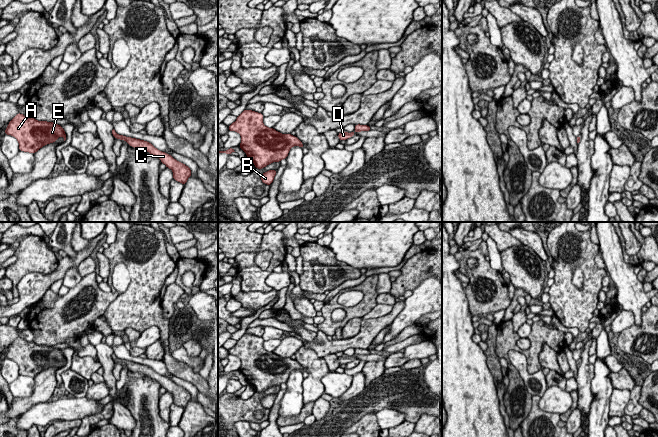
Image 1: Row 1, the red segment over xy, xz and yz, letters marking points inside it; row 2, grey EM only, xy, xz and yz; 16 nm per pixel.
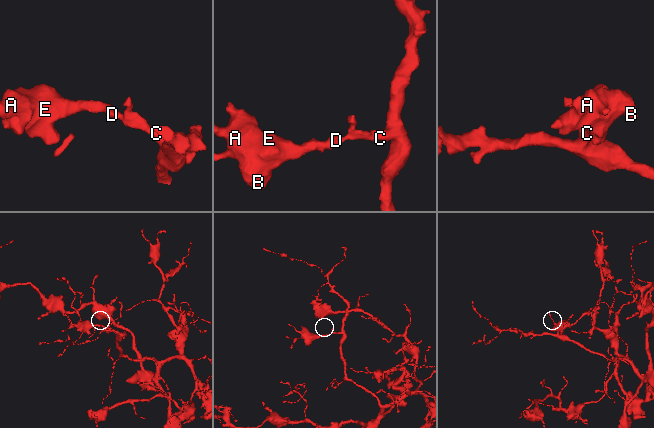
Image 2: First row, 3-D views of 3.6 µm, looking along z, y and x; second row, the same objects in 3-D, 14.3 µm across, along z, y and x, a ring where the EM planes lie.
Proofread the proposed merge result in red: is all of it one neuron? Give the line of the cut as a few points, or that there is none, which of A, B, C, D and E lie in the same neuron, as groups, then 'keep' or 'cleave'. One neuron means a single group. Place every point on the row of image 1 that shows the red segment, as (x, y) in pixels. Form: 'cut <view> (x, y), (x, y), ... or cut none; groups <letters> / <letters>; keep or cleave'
cut none; groups A B C D E; keep

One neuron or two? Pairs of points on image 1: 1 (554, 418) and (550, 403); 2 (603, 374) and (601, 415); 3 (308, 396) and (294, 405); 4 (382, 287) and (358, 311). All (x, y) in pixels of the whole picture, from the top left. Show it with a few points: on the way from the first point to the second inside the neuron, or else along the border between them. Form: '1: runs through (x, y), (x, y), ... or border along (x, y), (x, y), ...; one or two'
1: border along (539, 398), (538, 405), (541, 409), (559, 415); two
2: runs through (601, 384), (601, 405); one
3: border along (304, 378), (303, 403); two
4: border along (378, 275), (377, 294); two

